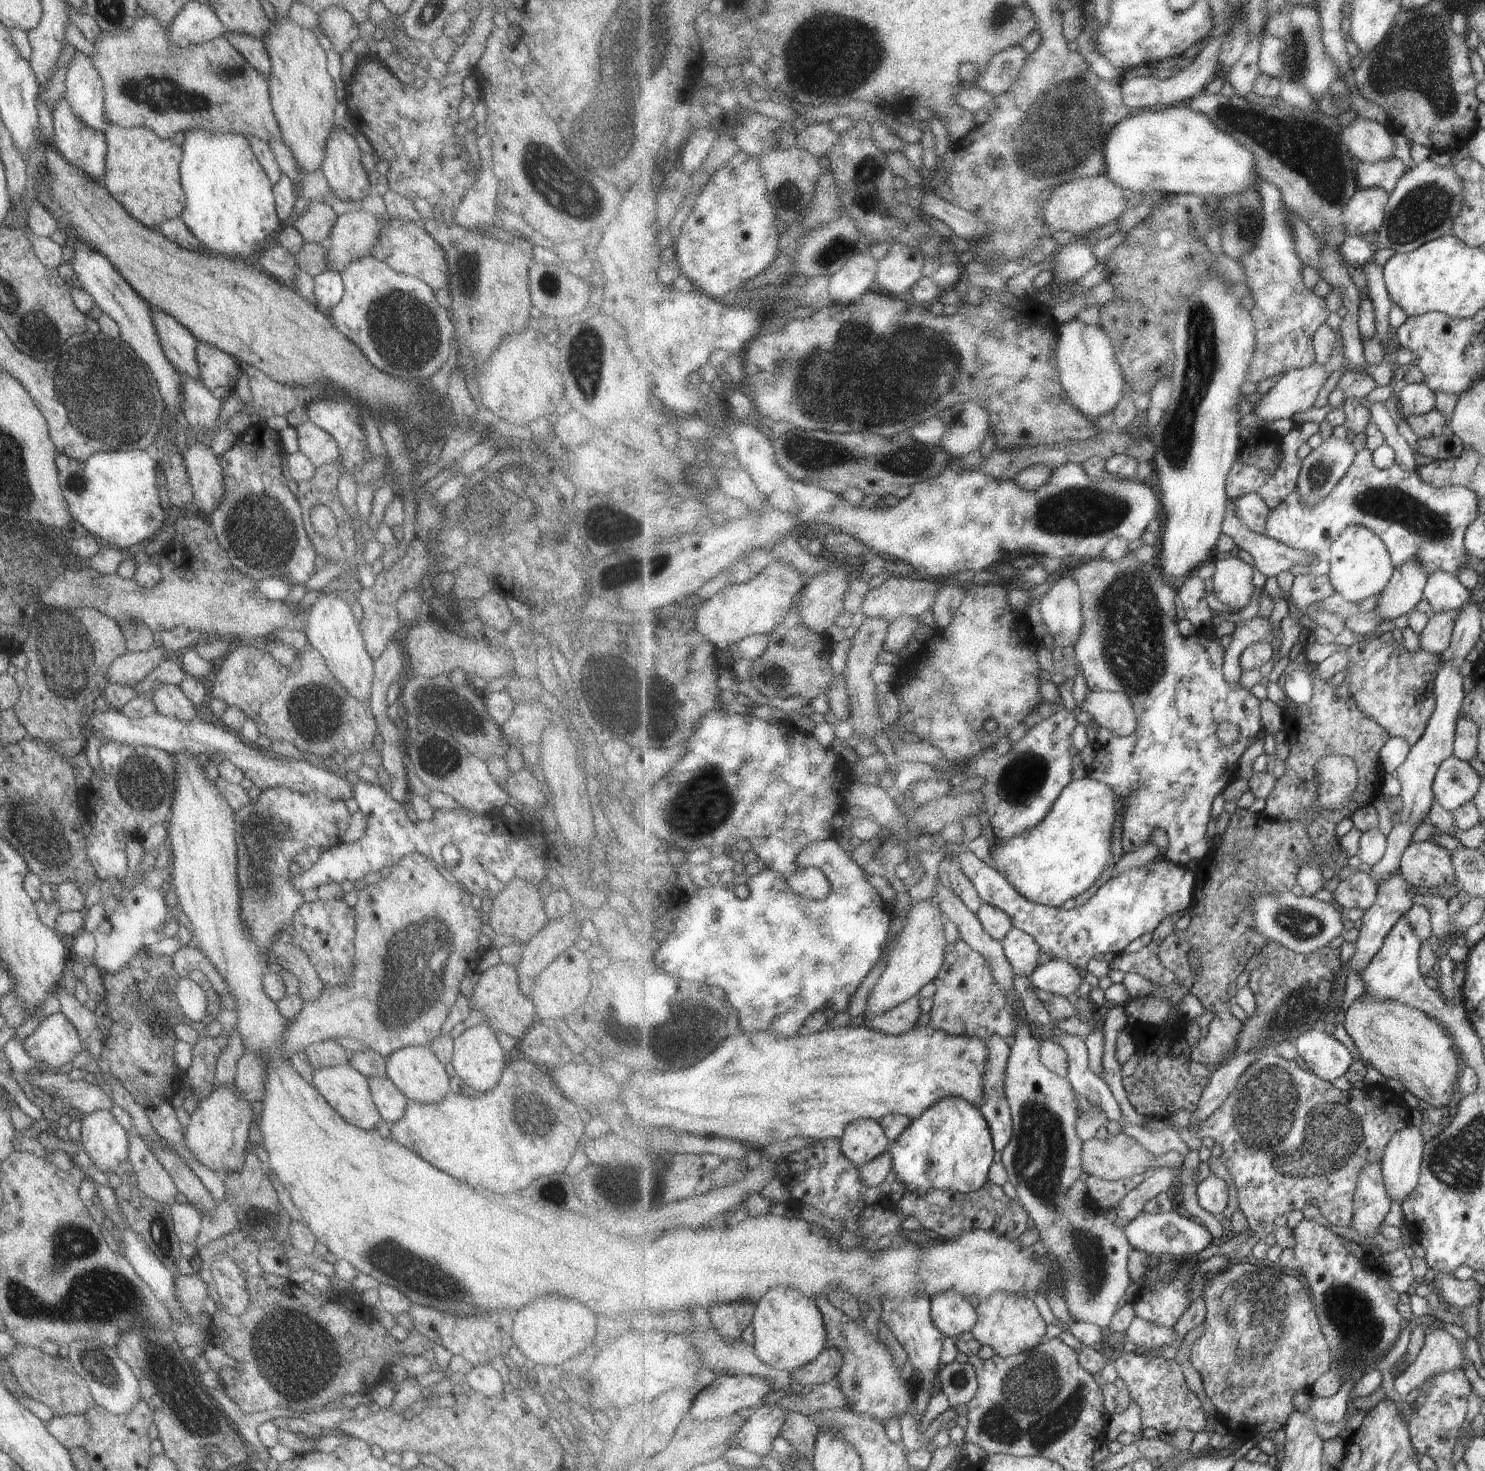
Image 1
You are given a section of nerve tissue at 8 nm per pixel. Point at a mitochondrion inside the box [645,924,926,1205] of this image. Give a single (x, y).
(697, 1033)

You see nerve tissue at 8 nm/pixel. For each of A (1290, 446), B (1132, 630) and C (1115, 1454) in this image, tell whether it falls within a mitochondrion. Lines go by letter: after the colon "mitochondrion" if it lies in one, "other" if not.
A: other
B: mitochondrion
C: other

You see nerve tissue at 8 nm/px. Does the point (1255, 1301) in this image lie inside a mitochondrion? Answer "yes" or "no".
yes

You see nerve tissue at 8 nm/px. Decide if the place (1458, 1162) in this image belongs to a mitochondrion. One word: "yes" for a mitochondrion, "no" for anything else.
yes

